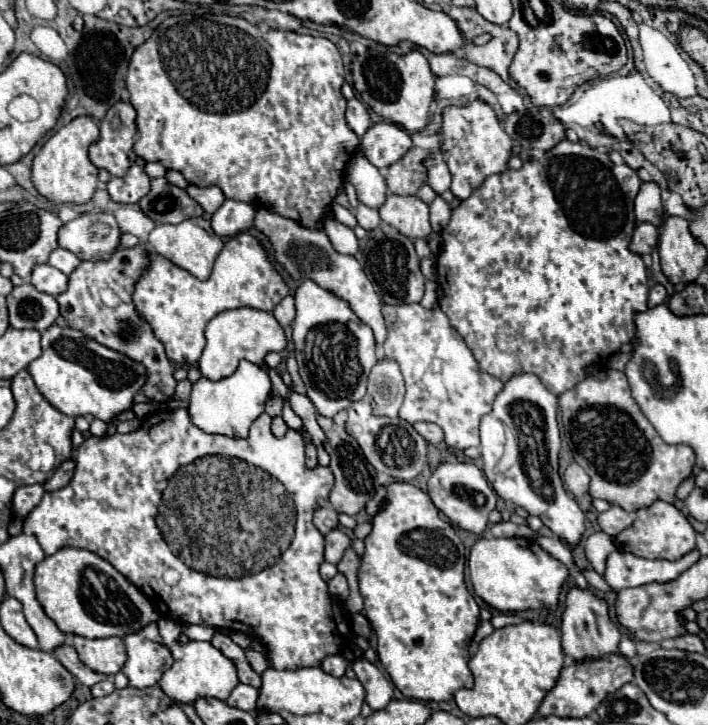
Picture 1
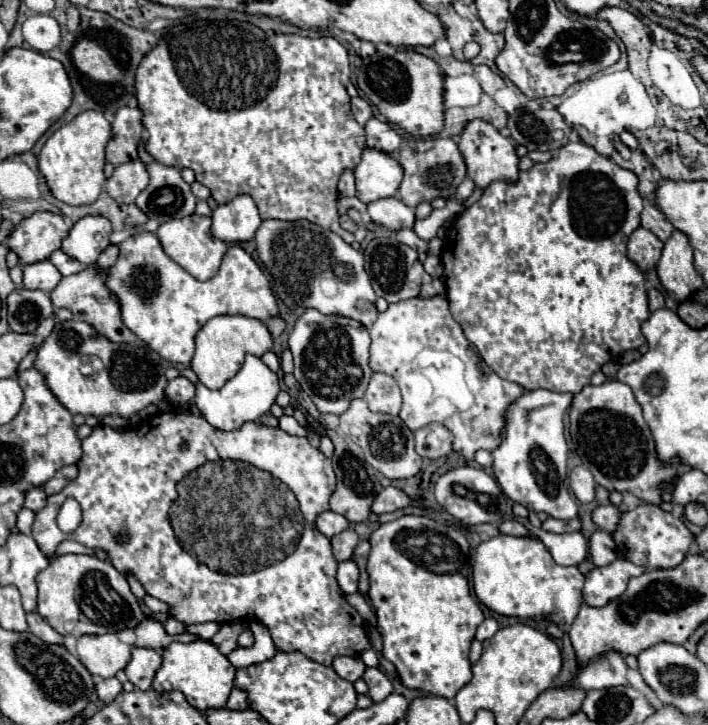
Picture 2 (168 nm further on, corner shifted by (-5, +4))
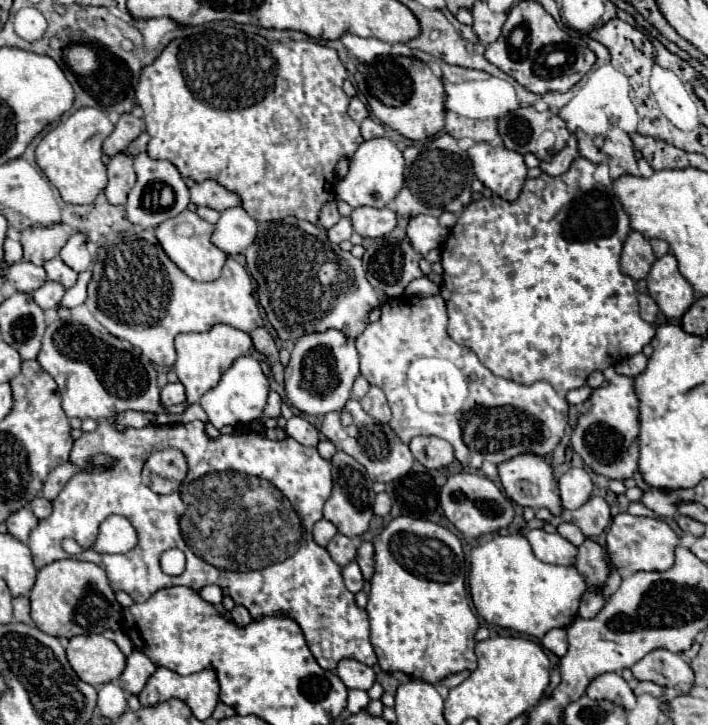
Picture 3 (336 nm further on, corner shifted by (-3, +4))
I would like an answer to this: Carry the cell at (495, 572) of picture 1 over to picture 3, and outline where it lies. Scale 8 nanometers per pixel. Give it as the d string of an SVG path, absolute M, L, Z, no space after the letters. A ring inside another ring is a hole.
M495 535L487 543L473 547L470 564L468 584L473 605L491 625L543 637L549 629L567 627L577 617L585 591L581 573L575 567L539 561L523 535Z

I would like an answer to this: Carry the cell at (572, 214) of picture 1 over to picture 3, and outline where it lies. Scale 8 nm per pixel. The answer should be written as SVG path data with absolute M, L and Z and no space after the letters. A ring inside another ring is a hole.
M579 155L571 163L571 169L563 175L551 177L547 173L541 173L535 179L527 179L515 201L505 201L499 195L491 195L491 197L473 201L459 215L455 227L449 231L451 241L447 237L447 243L445 243L443 253L441 253L441 263L445 269L445 283L451 291L451 297L447 301L447 313L449 313L449 329L447 331L449 331L453 341L473 349L475 355L479 357L479 361L499 377L505 377L505 379L511 379L511 381L523 383L523 385L533 385L535 381L547 381L547 383L551 383L551 387L557 393L565 395L571 389L583 387L589 373L603 371L609 365L619 363L619 359L641 353L641 349L655 335L655 327L639 317L635 281L631 277L627 277L625 273L621 273L621 269L619 269L619 255L621 255L625 239L631 233L629 215L623 209L617 195L613 193L613 187L595 181L595 177L593 177L595 167L597 167L595 163L591 163L589 159Z

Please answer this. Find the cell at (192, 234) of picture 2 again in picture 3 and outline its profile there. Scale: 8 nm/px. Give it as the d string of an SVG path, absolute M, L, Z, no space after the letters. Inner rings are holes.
M185 211L177 217L163 221L155 231L167 257L195 281L215 281L221 275L221 267L227 259L227 255L217 245L211 243L211 233L213 233L213 225L201 219L193 211Z

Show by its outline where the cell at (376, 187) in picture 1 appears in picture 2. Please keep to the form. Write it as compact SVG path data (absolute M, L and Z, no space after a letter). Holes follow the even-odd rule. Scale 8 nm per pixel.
M365 149L361 163L355 167L357 199L371 203L383 197L395 197L403 179L399 161L379 149Z

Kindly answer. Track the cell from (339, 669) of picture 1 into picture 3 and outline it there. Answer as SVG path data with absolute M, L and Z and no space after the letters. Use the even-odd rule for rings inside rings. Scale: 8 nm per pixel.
M343 659L337 665L337 675L349 689L367 691L375 683L375 673L369 665L363 665L355 659Z

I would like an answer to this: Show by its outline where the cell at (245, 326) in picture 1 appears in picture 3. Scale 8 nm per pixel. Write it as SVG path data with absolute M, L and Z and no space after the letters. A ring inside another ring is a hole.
M217 323L205 333L181 333L181 335L177 335L175 349L177 349L175 371L179 375L179 381L187 389L187 403L199 403L201 395L219 383L221 375L233 365L233 361L253 349L253 341L251 341L249 333L235 329L231 325Z

